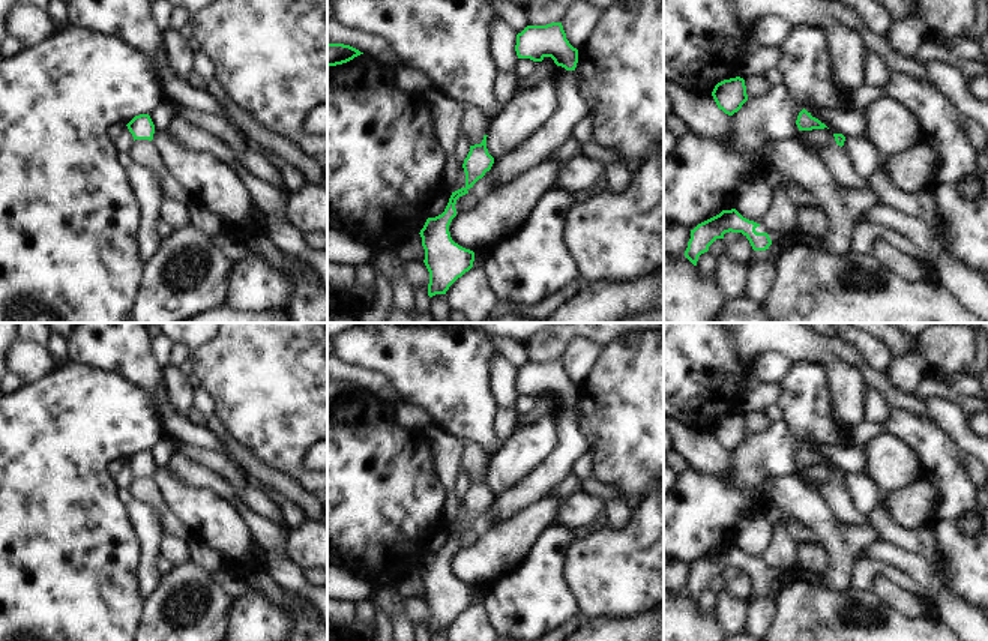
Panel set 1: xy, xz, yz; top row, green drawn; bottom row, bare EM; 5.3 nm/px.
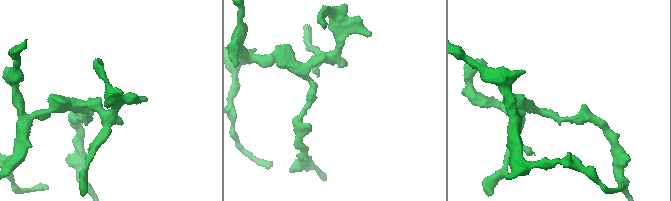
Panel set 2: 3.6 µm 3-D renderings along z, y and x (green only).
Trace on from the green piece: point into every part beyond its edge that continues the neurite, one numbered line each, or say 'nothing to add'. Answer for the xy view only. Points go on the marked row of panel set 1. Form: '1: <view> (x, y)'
nothing to add

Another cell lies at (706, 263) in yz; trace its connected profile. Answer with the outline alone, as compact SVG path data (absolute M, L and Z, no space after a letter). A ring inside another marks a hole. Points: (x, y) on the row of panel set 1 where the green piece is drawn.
M707 251L698 257L697 266L706 278L713 278L716 276L718 258Z

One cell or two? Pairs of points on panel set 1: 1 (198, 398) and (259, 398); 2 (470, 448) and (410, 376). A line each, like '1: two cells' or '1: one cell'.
1: two cells
2: two cells

